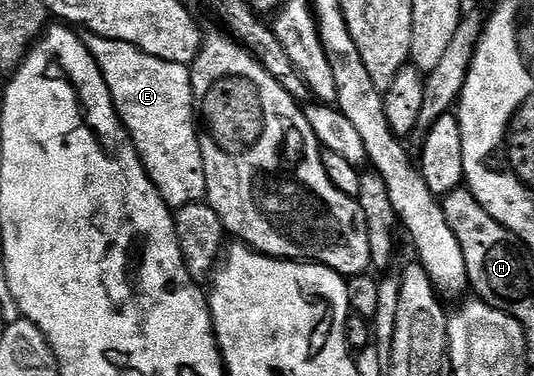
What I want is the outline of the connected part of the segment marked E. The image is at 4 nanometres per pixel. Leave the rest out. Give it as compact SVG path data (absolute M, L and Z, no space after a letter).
M91 35L86 38L85 44L109 87L115 112L135 144L143 168L151 174L151 182L163 194L168 206L202 202L207 188L190 68L162 61L141 52L136 45L108 37Z

